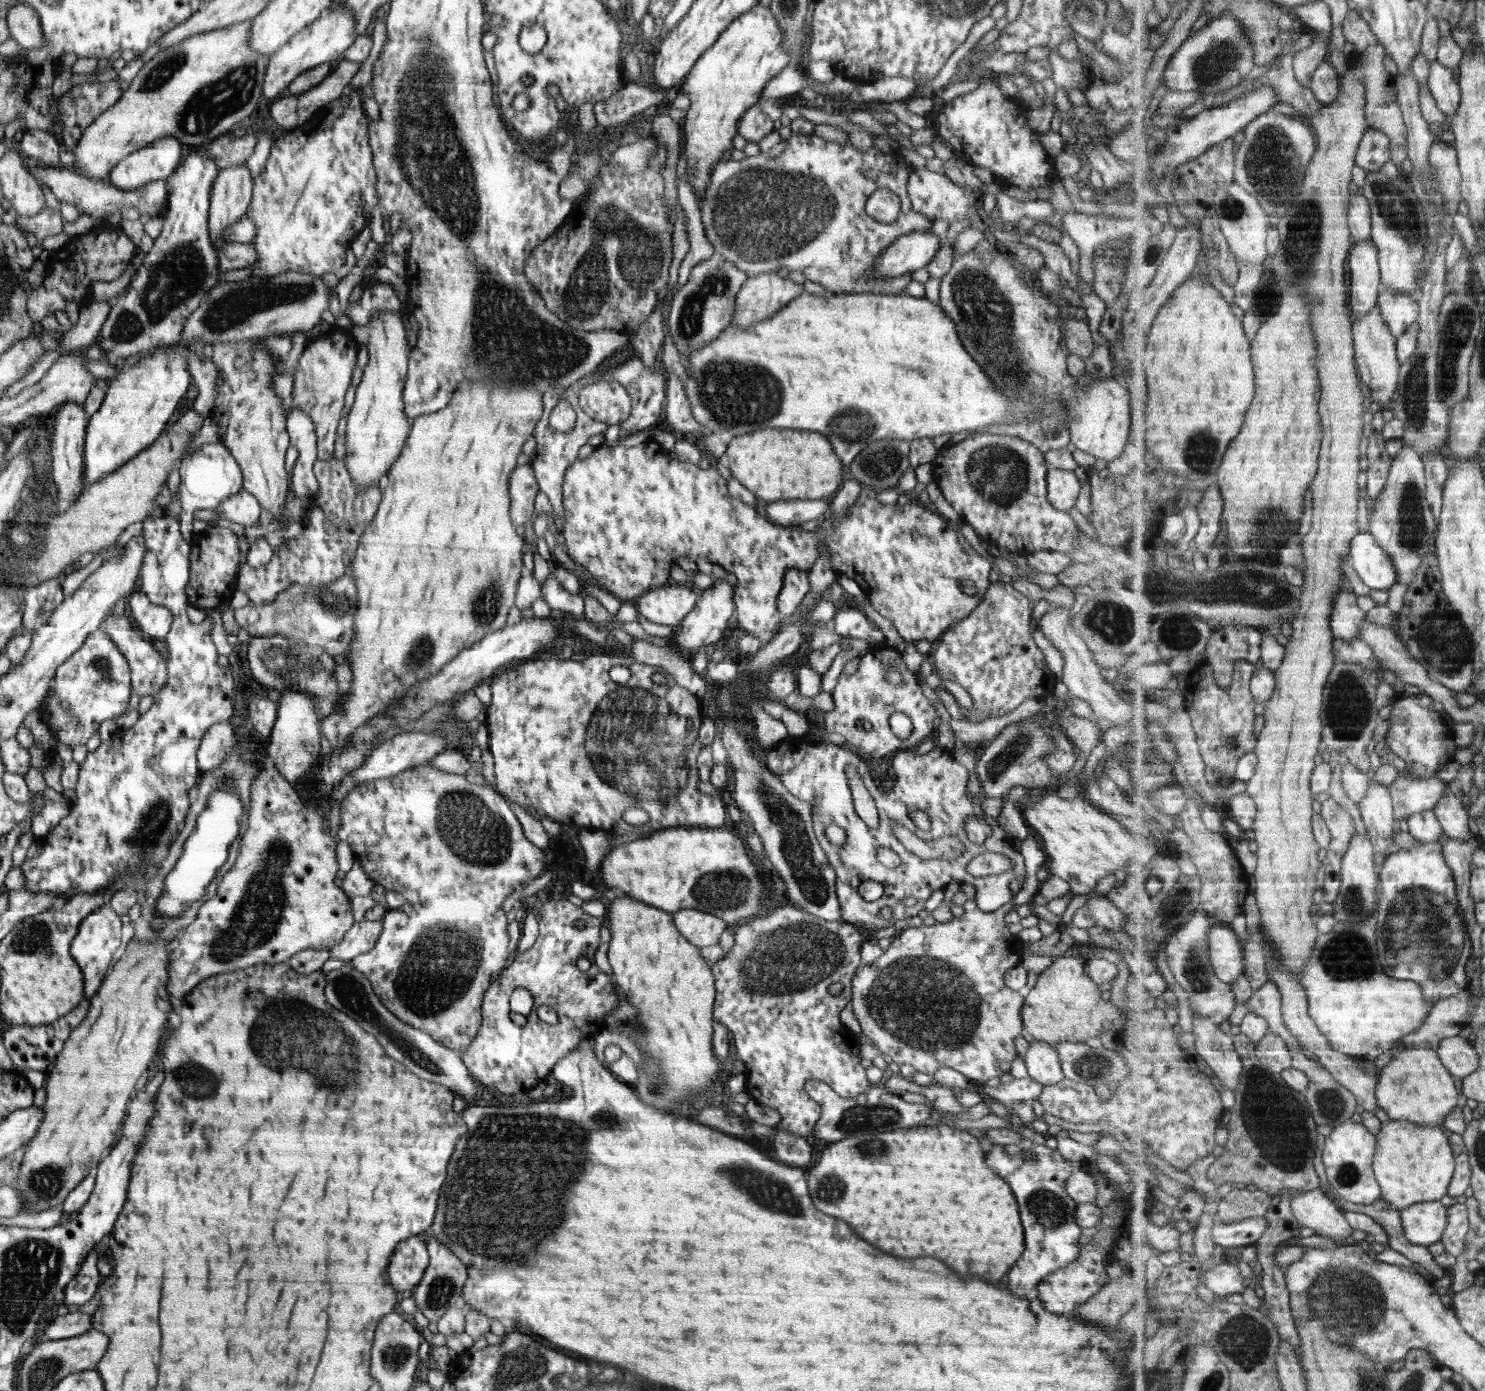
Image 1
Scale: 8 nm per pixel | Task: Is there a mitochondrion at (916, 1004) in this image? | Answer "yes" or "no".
yes

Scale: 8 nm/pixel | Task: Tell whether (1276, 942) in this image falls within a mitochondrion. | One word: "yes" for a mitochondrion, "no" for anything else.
no

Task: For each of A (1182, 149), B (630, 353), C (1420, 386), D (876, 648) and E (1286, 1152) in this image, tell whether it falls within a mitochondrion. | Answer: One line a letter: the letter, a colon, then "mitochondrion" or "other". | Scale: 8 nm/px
A: other
B: other
C: mitochondrion
D: other
E: mitochondrion

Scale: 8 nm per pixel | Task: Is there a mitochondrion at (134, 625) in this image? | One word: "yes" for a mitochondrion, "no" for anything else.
no

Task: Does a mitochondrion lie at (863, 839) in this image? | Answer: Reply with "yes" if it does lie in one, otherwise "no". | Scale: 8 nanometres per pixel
no

